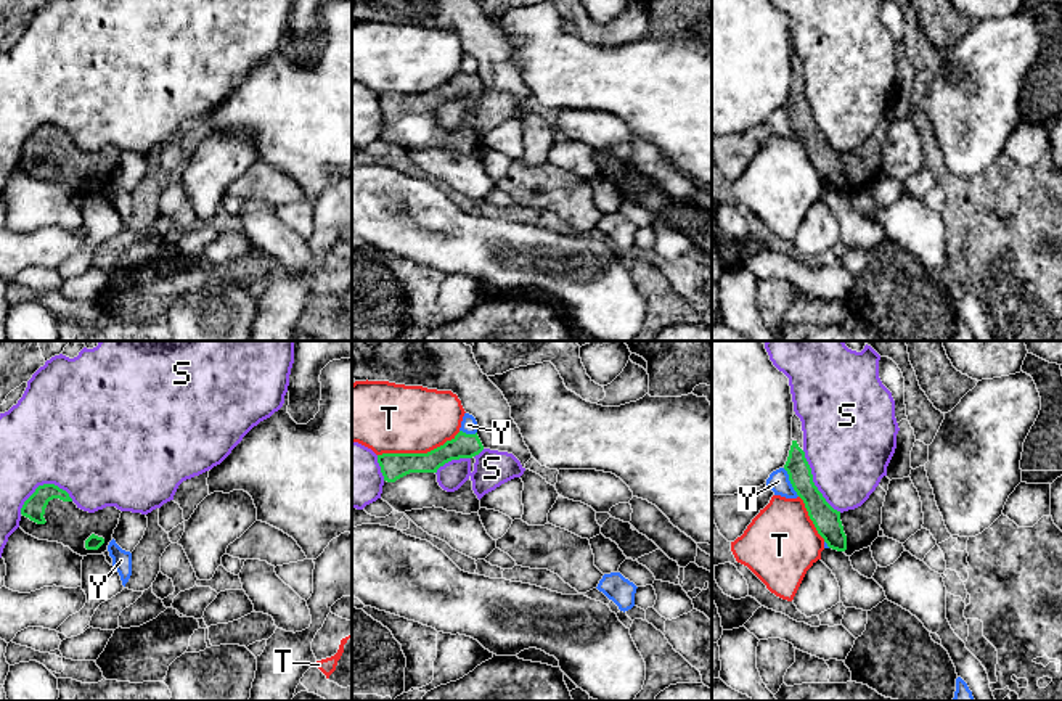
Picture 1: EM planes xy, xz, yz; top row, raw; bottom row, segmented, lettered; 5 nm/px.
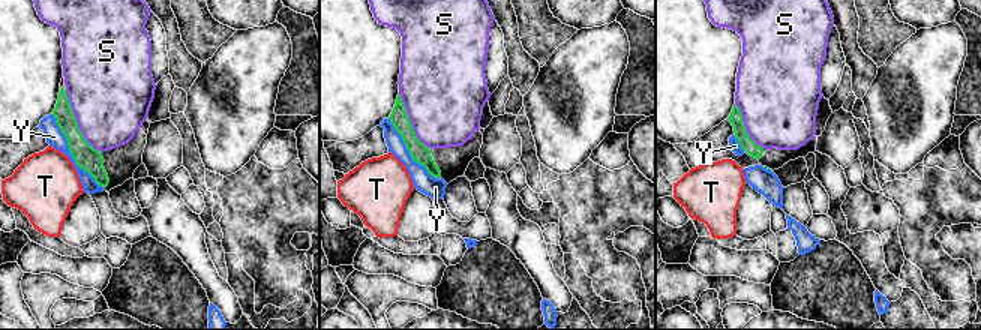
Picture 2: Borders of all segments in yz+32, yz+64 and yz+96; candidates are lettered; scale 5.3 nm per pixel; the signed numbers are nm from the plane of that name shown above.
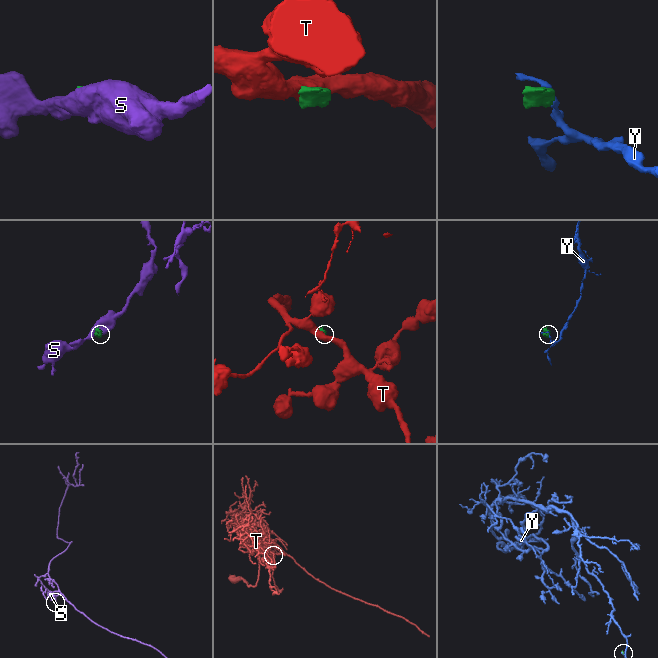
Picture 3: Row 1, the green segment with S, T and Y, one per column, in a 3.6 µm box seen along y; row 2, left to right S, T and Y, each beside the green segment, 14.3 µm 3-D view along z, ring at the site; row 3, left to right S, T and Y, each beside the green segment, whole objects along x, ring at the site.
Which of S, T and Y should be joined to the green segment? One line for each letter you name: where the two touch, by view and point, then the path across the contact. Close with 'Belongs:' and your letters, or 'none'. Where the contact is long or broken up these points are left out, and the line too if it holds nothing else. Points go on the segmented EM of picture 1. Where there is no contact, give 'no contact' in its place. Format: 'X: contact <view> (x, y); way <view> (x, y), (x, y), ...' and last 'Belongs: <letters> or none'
Belongs: none

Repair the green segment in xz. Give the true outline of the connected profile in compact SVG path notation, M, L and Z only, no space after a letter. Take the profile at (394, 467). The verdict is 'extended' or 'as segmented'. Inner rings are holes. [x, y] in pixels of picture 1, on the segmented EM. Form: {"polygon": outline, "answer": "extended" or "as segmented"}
{"polygon": "M460 431L451 441L427 453L382 453L378 463L384 476L381 498L395 511L443 508L463 514L477 513L480 500L469 479L455 492L443 490L437 482L437 469L451 460L469 458L474 471L476 455L484 445L476 434Z", "answer": "extended"}

